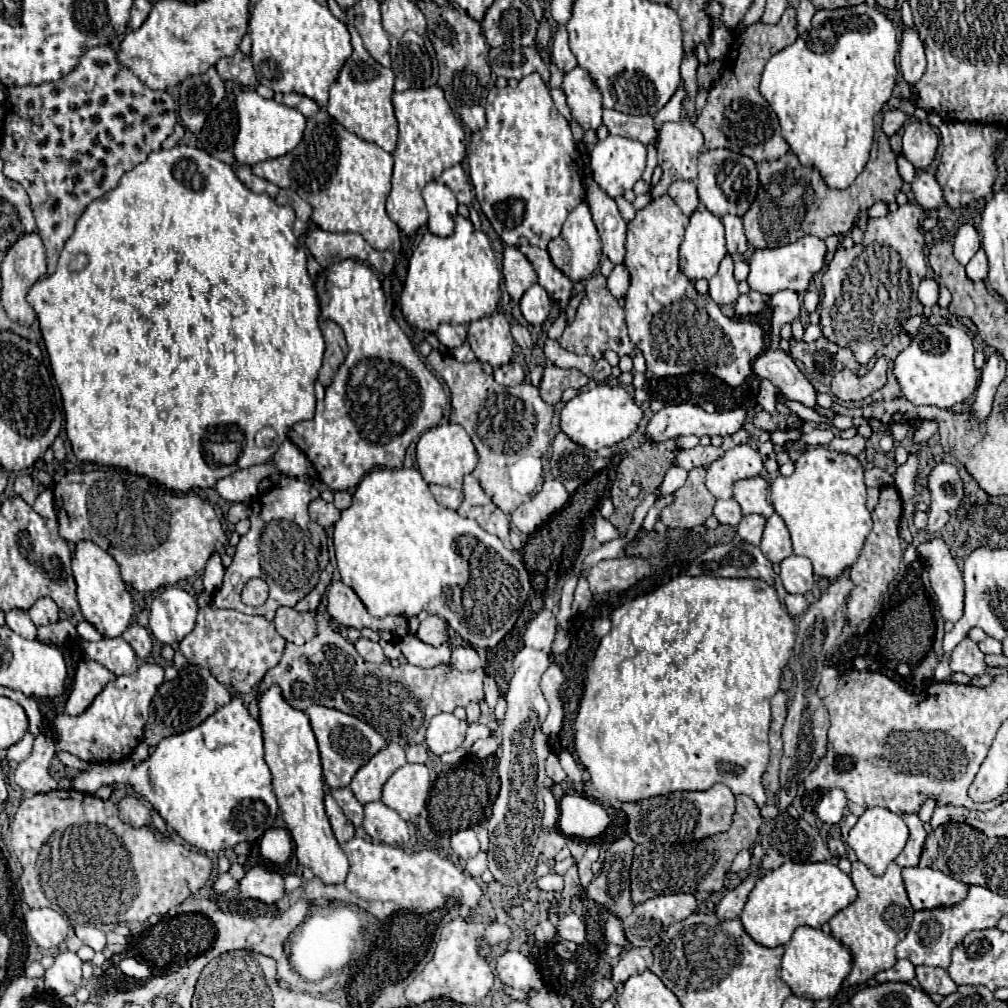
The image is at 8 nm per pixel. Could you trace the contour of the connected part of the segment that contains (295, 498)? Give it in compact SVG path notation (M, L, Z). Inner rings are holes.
M280 476L272 490L260 494L250 504L250 530L236 546L236 554L232 564L226 568L224 582L214 594L214 608L232 608L272 620L280 606L294 606L318 584L320 572L328 564L326 532L308 516L308 504L318 496L320 492L308 480ZM250 578L262 578L270 586L270 596L260 608L246 606L240 600L240 590Z

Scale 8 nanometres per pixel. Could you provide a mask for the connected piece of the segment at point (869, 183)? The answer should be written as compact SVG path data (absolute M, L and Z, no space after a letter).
M882 112L874 116L874 130L876 134L870 160L864 172L854 180L854 184L844 190L828 188L820 172L814 166L800 164L798 156L792 150L776 160L758 162L756 168L760 176L760 186L756 192L756 200L742 216L748 242L754 248L780 248L808 234L818 236L820 240L826 240L832 234L844 236L850 232L854 218L862 210L868 210L876 202L892 204L896 200L896 194L900 192L902 178L896 170L896 158L890 150L888 136L882 132Z

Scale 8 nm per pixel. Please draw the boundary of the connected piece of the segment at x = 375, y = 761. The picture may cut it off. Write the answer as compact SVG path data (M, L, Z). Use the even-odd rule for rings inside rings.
M398 744L384 746L378 754L374 754L352 778L350 788L360 804L368 804L374 800L380 800L380 792L384 782L390 778L390 774L406 764L404 750L398 748Z

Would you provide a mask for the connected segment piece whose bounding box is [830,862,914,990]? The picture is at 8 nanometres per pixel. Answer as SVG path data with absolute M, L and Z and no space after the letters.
M852 862L850 878L858 890L858 898L832 918L832 936L852 950L852 972L842 982L842 990L858 986L874 978L874 974L896 964L894 946L906 936L914 910L904 890L902 868L892 862L884 876L874 876L862 862Z

